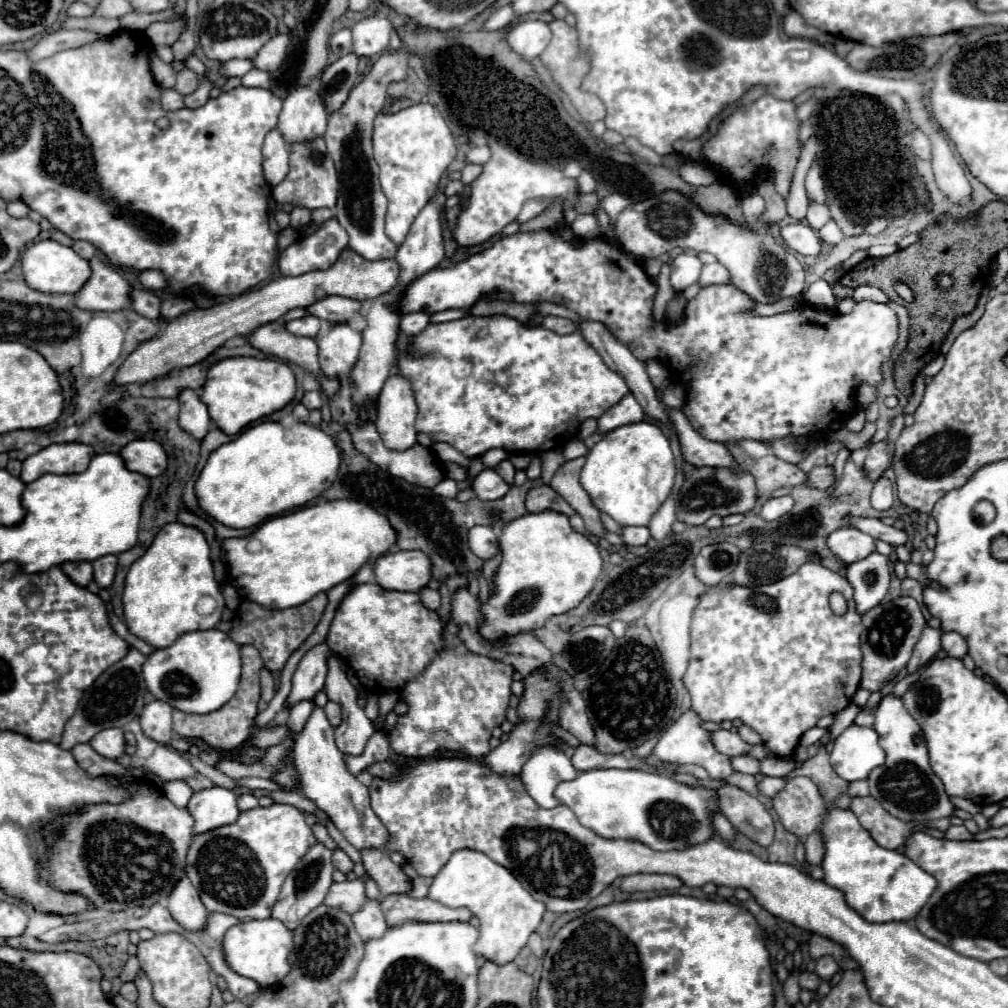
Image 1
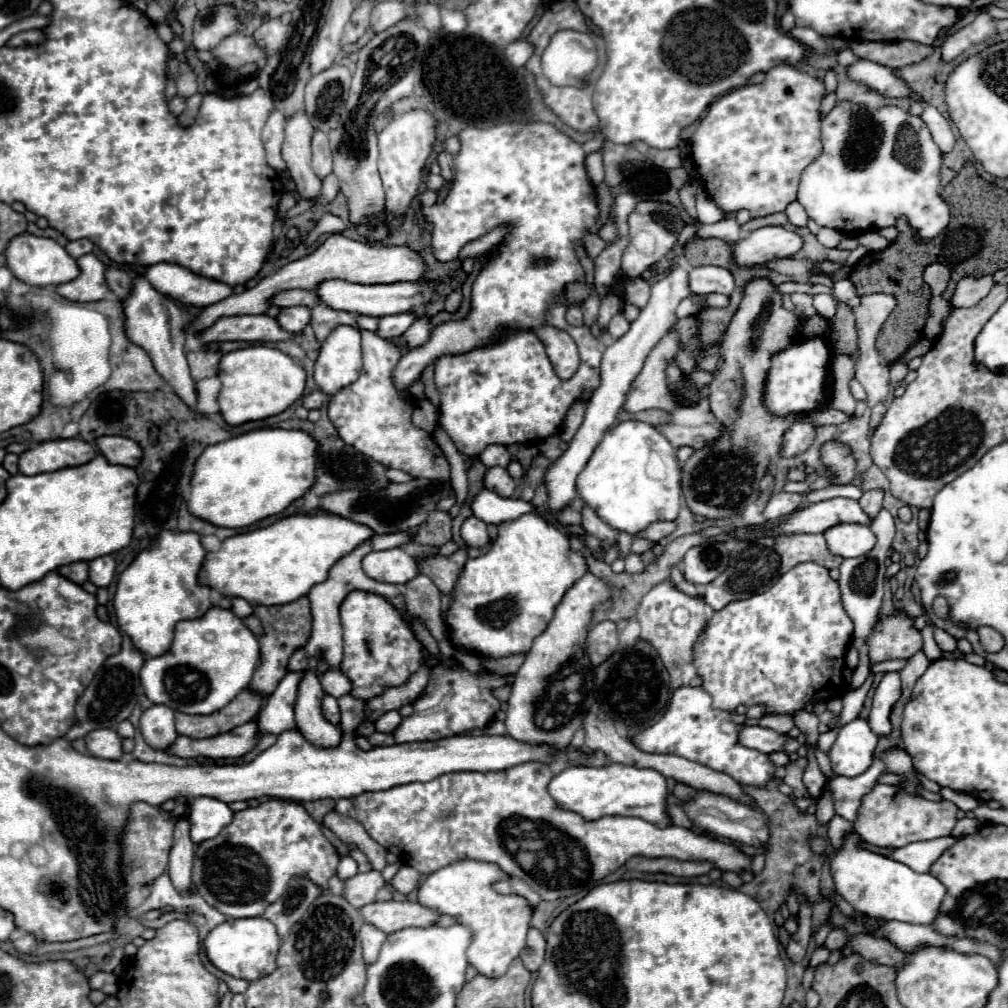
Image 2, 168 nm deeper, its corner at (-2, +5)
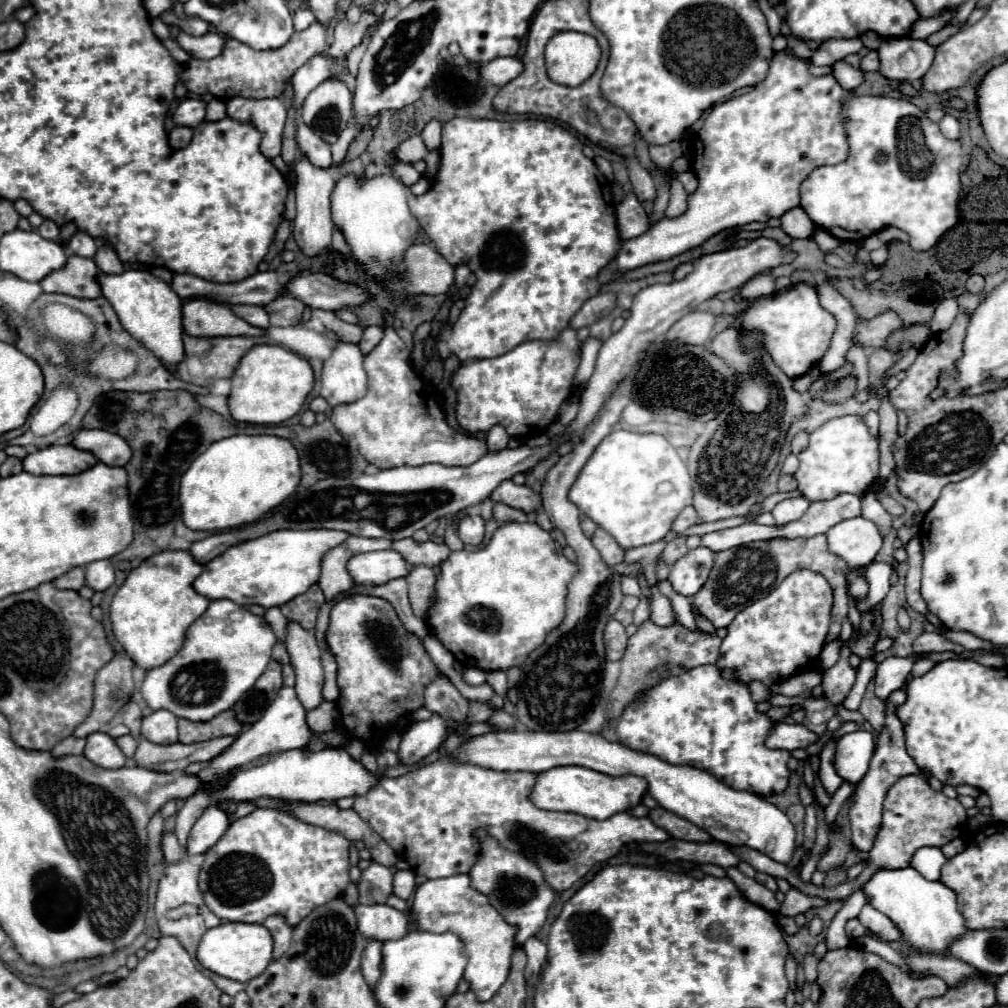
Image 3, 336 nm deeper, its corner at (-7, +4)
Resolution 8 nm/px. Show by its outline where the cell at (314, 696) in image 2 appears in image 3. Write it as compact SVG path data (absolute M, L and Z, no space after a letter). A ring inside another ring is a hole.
M289 623L285 647L291 655L291 665L297 675L295 691L301 705L311 711L321 705L323 695L323 669L319 661L319 647L313 631L305 631L301 625Z

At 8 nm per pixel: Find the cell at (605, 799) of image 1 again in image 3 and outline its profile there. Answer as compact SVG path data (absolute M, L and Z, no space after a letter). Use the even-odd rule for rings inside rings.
M571 765L571 767L555 767L555 769L539 773L539 779L531 793L531 801L539 809L577 813L589 819L603 821L615 813L623 813L641 805L645 793L647 793L647 781L643 781L641 777L631 777L631 775L607 777L599 771Z

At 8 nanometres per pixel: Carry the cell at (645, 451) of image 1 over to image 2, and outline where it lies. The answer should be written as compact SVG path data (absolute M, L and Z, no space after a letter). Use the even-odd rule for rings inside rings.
M632 420L620 422L604 434L588 464L578 474L576 492L610 528L636 536L654 522L674 520L678 516L682 490L676 450L654 426Z

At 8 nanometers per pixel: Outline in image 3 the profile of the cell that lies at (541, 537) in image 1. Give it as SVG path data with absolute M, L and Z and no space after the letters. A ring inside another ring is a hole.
M505 523L493 533L487 547L477 551L455 551L441 565L441 577L435 583L437 603L431 605L427 625L465 667L479 667L485 671L521 667L523 659L535 647L543 645L545 637L563 621L567 583L577 571L577 563L571 563L563 555L561 545L537 523Z

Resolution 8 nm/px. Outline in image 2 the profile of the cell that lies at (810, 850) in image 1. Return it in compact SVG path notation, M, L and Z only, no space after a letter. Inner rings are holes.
M828 784L822 788L822 794L820 798L816 800L816 818L820 824L828 824L830 818L834 816L834 800L832 800L832 794L828 790Z

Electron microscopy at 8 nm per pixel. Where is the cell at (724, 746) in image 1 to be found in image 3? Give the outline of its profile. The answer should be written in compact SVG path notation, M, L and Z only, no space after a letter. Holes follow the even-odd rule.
M775 723L771 731L765 737L765 745L769 749L783 749L783 751L793 751L793 749L803 749L809 743L817 741L819 735L811 733L803 725L791 725L791 723Z

